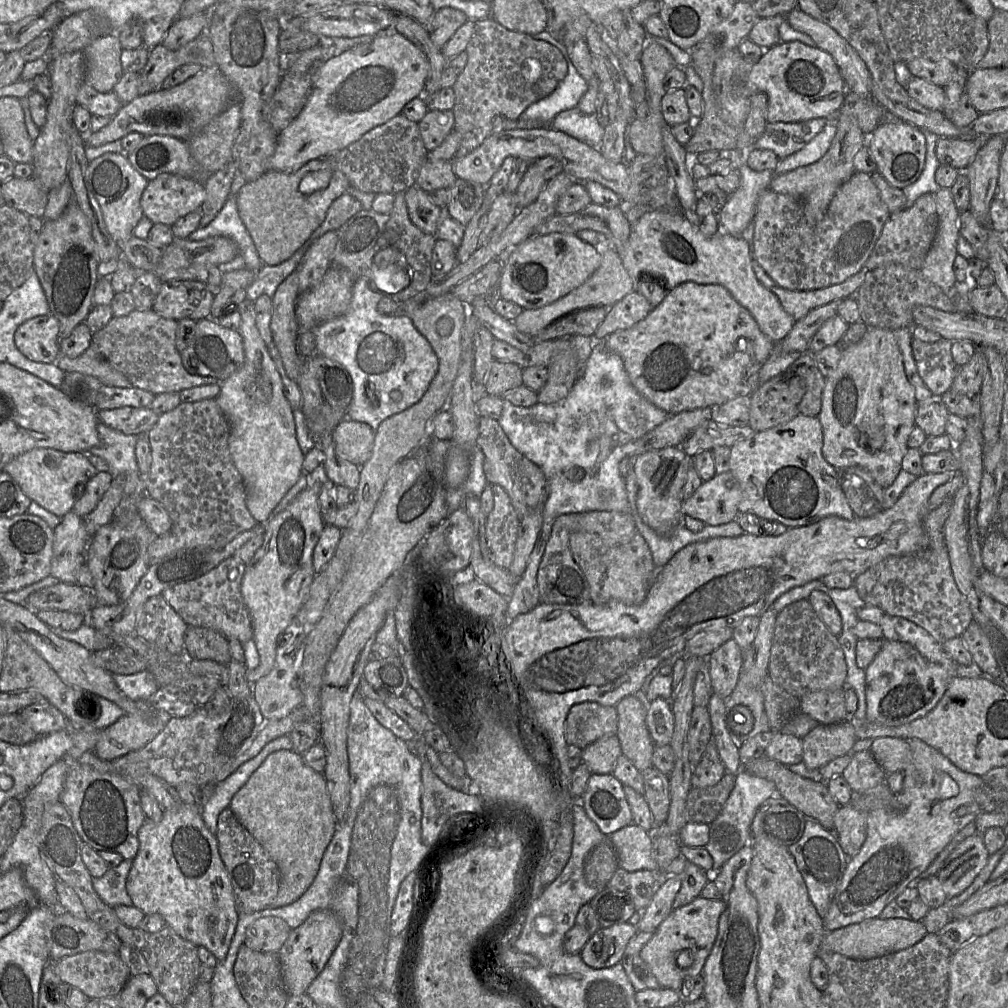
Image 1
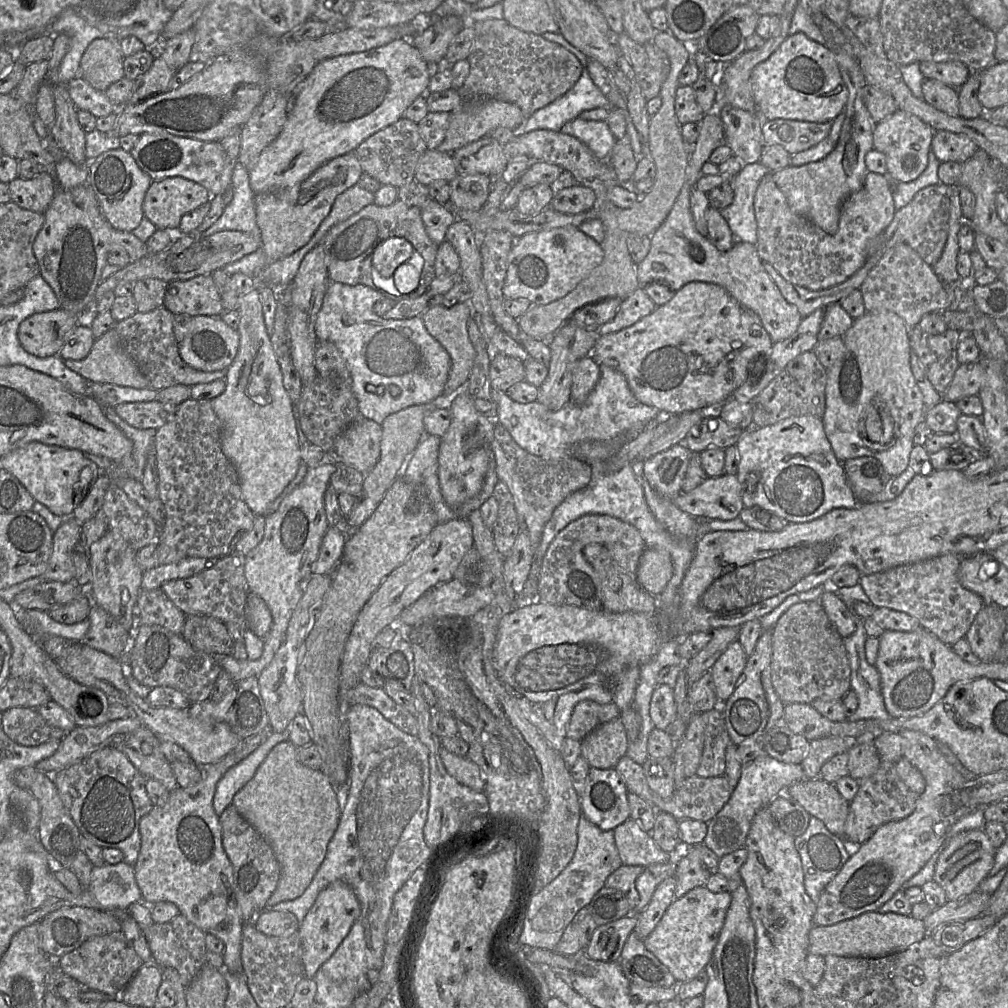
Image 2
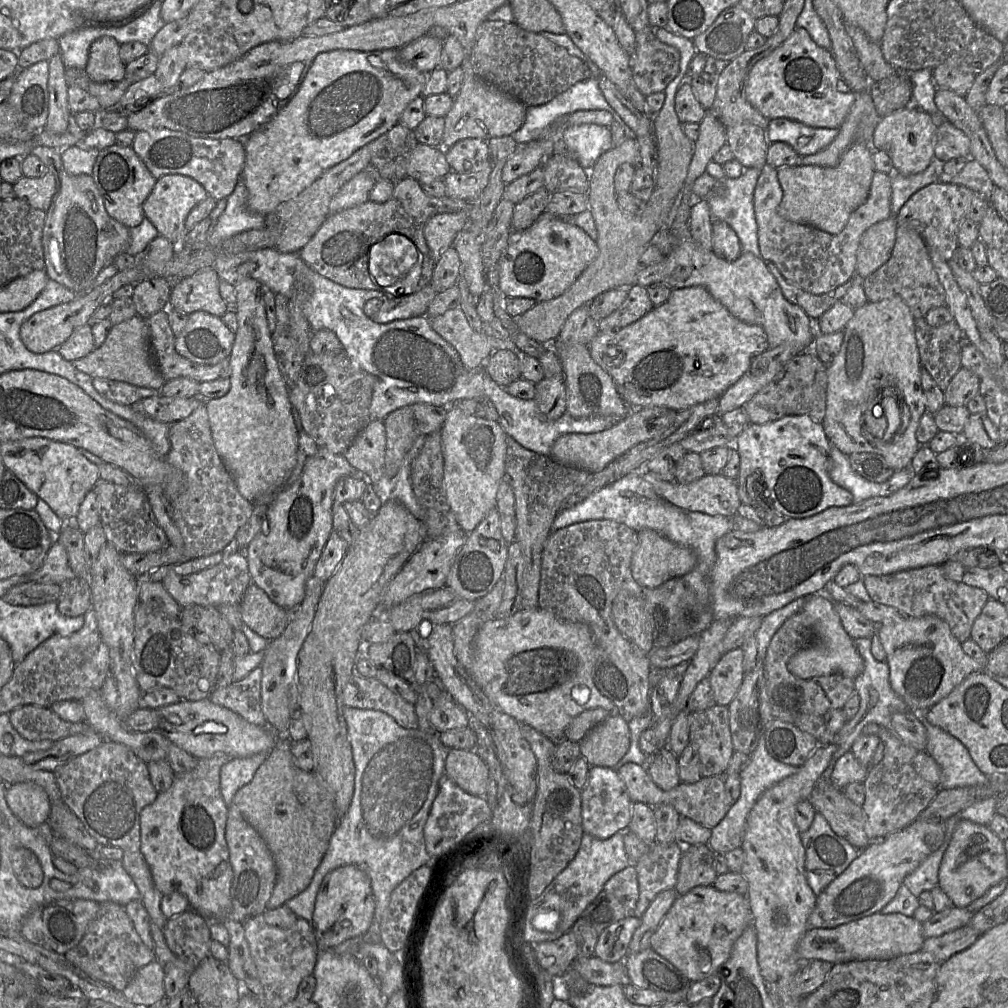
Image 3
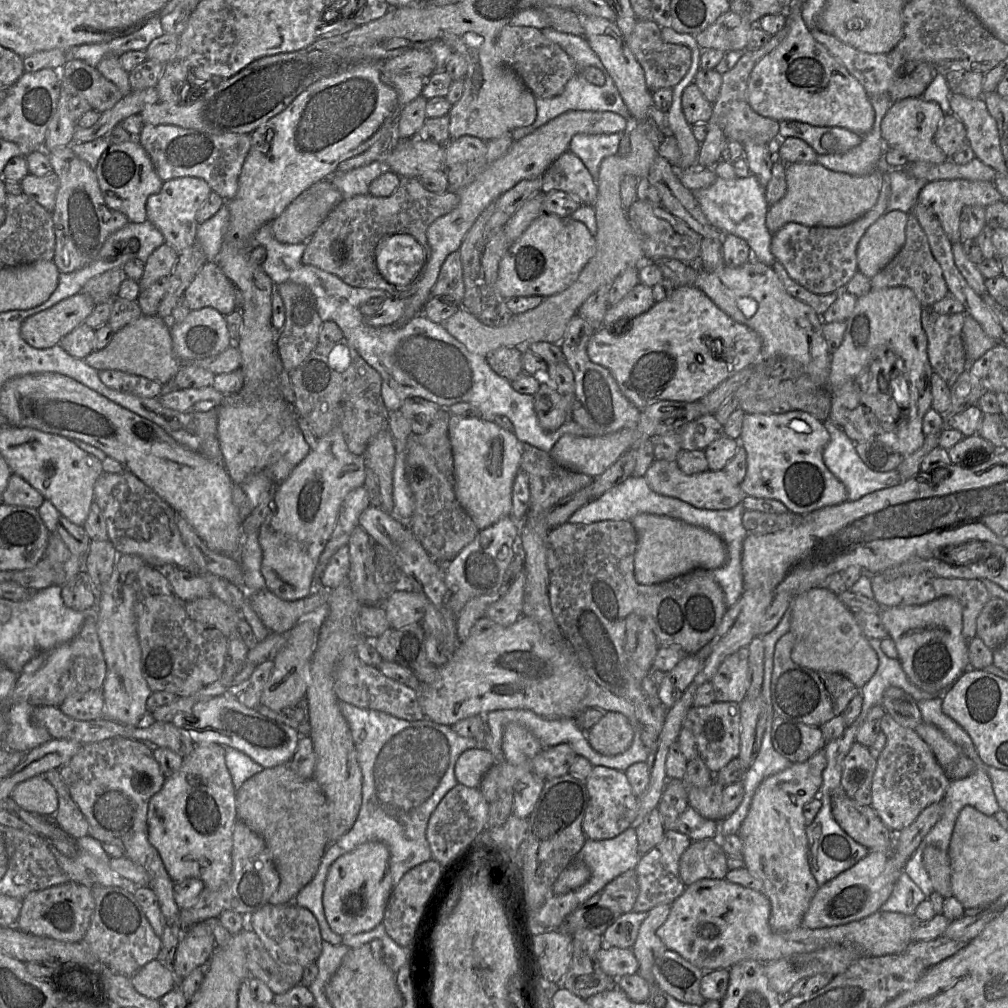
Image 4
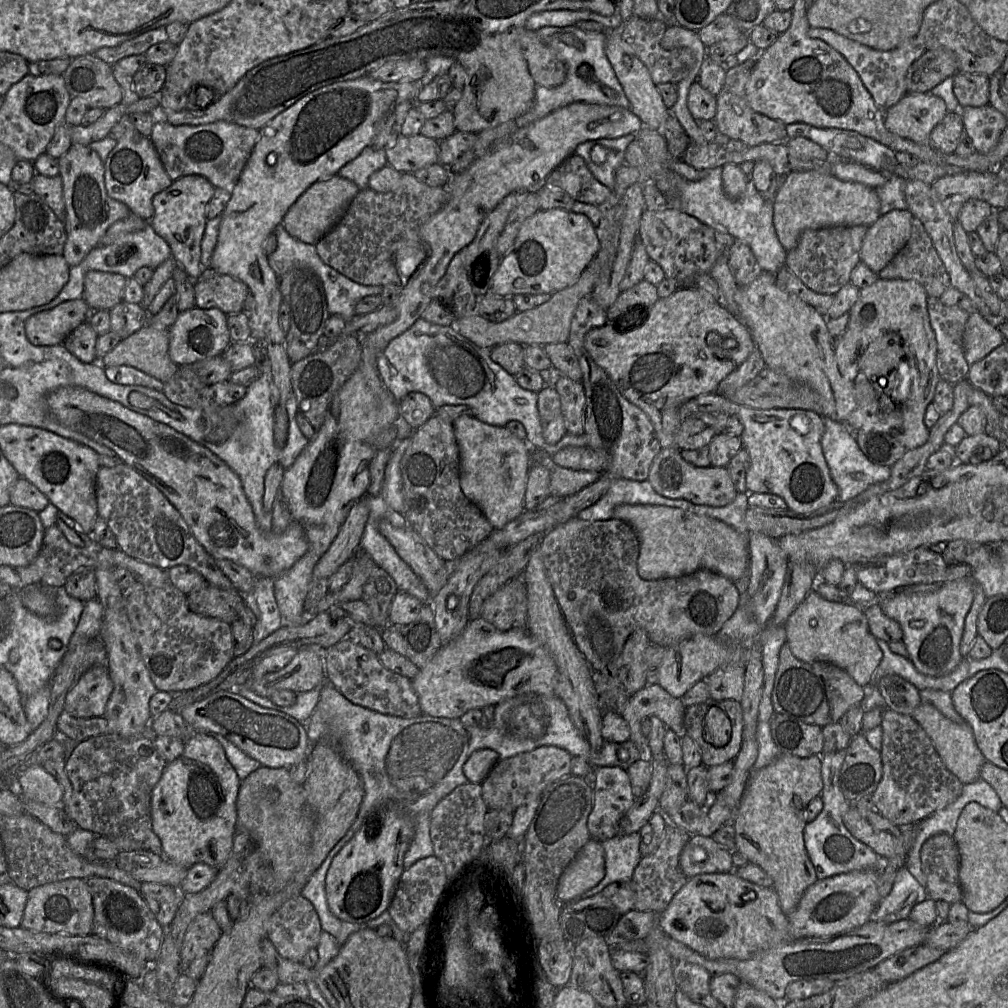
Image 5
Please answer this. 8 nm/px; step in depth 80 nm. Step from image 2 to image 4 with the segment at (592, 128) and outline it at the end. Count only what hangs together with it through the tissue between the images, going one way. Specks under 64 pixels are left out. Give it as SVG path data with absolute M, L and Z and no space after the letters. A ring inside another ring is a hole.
M621 133L576 134L571 139L568 151L581 159L593 179L597 181L601 162L618 152L622 137Z

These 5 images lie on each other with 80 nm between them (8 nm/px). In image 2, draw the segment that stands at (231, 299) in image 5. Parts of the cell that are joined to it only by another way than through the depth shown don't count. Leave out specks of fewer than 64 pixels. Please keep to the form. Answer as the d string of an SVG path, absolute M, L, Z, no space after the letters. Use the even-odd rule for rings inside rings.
M211 275L197 276L189 280L176 280L168 283L163 307L173 315L220 317L224 312L221 294Z

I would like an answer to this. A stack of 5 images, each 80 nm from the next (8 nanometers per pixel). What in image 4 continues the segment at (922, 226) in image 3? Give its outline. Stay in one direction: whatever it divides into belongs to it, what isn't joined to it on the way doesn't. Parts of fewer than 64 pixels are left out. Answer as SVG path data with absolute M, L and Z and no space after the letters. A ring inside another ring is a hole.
M966 179L940 180L928 182L921 188L917 201L933 209L943 230L951 243L961 242L959 224L961 211L965 206L980 205L986 207L1002 201L1001 194L991 181L972 181Z

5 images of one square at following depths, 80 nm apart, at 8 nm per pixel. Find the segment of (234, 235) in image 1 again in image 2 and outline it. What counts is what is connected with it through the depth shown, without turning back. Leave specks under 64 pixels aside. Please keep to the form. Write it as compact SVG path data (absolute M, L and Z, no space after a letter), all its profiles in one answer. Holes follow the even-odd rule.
M236 163L232 184L233 198L224 208L219 219L202 232L200 237L209 237L223 231L239 231L260 239L256 222L255 196L249 183L249 171Z

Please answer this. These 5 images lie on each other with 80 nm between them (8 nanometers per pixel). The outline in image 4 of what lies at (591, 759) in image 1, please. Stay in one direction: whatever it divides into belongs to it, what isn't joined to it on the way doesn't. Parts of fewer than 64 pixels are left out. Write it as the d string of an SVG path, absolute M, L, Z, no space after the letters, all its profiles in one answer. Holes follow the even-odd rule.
M605 712L601 719L586 732L591 747L606 756L625 752L631 745L634 726L621 713Z

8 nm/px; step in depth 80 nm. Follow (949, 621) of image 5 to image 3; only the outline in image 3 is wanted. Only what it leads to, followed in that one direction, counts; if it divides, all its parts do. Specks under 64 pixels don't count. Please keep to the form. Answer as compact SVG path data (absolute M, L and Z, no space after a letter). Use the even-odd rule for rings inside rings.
M904 615L881 623L877 635L886 653L891 688L911 711L927 711L967 676L987 672L963 651L961 642L952 634L947 622L935 615Z

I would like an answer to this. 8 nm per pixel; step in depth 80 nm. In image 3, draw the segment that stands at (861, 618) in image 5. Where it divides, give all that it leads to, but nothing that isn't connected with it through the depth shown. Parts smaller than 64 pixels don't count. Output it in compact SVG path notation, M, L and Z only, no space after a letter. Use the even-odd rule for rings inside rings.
M826 587L823 592L809 596L800 610L812 630L813 639L791 657L788 669L802 679L840 674L854 681L862 673L864 661L857 651L854 639L843 628L840 617L834 608L834 601L825 591Z

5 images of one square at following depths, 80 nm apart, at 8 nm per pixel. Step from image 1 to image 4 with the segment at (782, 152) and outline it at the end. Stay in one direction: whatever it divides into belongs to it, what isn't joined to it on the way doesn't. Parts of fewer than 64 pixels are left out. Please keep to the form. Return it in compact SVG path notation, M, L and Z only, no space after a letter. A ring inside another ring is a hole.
M798 121L779 122L779 139L798 138L805 141L818 155L840 154L858 146L862 136L841 127L818 127Z

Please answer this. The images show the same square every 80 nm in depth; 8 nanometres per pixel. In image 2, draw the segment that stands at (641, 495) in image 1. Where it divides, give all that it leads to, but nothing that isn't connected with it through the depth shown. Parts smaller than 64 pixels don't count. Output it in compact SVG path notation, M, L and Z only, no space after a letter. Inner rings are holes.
M684 444L673 445L642 461L642 475L659 494L674 499L681 492L691 451Z

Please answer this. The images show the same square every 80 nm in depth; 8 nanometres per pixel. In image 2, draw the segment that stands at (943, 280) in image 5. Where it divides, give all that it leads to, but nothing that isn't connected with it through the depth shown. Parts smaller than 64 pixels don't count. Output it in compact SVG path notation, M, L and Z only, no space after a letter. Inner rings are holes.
M898 243L887 249L859 289L866 312L894 312L910 329L916 326L924 315L952 308L952 294L948 286L937 277L932 266L906 243Z

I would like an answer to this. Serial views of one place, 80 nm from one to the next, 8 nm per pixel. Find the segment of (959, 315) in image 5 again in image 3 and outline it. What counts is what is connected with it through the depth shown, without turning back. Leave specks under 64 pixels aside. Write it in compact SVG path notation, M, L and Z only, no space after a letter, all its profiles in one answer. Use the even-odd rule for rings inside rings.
M922 317L915 319L915 337L921 365L945 391L962 368L961 347L965 342L962 331L954 320L933 327Z

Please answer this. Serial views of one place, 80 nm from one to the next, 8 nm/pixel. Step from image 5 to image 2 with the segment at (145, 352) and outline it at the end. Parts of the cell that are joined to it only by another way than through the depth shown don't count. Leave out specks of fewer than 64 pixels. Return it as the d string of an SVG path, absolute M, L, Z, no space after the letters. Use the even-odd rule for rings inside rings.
M114 328L99 339L95 339L87 357L82 360L64 360L64 364L88 382L109 383L134 389L147 389L150 386L148 379L141 373L136 363L122 349L120 336Z

